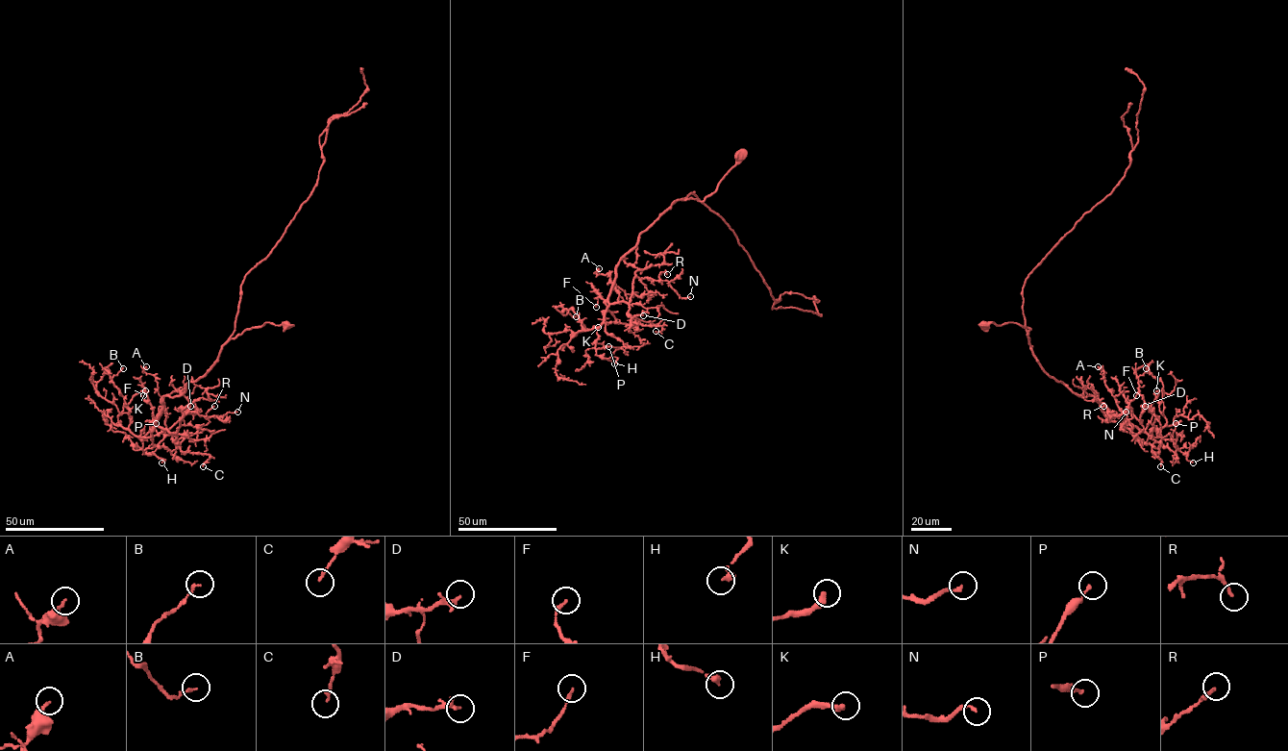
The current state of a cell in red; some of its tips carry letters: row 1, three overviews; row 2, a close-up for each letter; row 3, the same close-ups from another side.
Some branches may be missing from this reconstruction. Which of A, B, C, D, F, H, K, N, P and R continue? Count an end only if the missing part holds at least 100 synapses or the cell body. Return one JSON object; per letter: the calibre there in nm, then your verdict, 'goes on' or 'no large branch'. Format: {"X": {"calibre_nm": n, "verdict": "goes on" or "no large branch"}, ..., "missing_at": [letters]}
{"A": {"calibre_nm": 140, "verdict": "no large branch"}, "B": {"calibre_nm": 150, "verdict": "no large branch"}, "C": {"calibre_nm": 170, "verdict": "no large branch"}, "D": {"calibre_nm": 170, "verdict": "no large branch"}, "F": {"calibre_nm": 170, "verdict": "no large branch"}, "H": {"calibre_nm": 300, "verdict": "no large branch"}, "K": {"calibre_nm": 300, "verdict": "no large branch"}, "N": {"calibre_nm": 190, "verdict": "no large branch"}, "P": {"calibre_nm": 140, "verdict": "no large branch"}, "R": {"calibre_nm": 150, "verdict": "no large branch"}, "missing_at": []}

